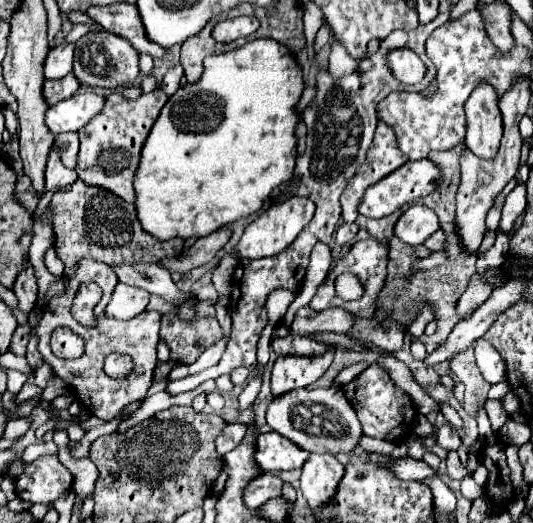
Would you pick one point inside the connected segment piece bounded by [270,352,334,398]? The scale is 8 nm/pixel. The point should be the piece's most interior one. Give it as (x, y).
(288, 374)

